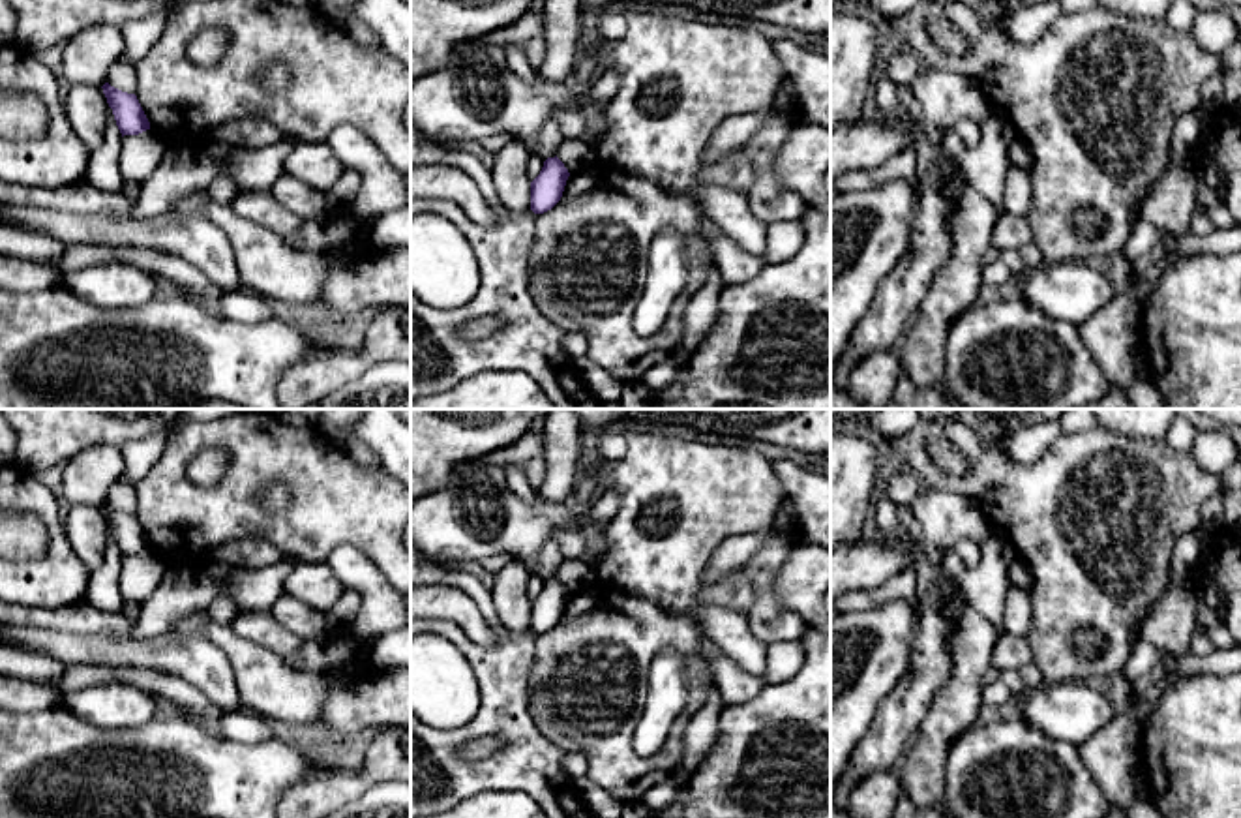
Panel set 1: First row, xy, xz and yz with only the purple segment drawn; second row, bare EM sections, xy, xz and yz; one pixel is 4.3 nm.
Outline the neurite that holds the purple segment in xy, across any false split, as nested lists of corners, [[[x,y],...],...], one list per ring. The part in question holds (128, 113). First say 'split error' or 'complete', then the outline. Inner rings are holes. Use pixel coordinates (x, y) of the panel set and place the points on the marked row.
complete; [[[105,83],[101,88],[109,107],[112,109],[122,137],[139,135],[150,129],[150,122],[135,94],[122,92],[109,83]]]

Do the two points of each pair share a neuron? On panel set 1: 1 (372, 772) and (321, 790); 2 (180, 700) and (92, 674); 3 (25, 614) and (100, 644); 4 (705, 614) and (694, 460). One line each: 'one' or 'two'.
1: one
2: one
3: two
4: one

